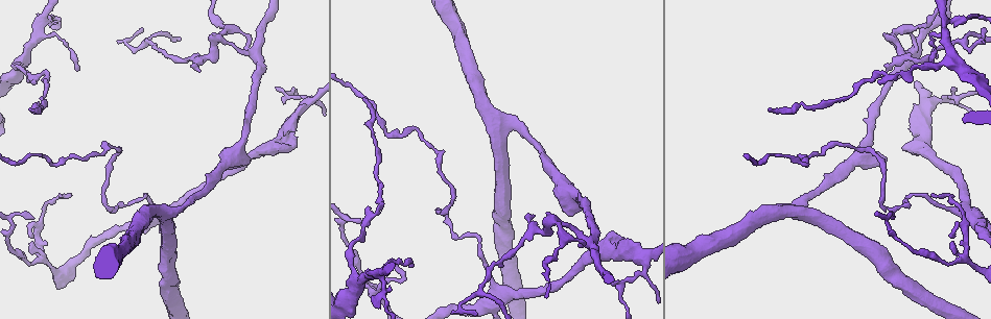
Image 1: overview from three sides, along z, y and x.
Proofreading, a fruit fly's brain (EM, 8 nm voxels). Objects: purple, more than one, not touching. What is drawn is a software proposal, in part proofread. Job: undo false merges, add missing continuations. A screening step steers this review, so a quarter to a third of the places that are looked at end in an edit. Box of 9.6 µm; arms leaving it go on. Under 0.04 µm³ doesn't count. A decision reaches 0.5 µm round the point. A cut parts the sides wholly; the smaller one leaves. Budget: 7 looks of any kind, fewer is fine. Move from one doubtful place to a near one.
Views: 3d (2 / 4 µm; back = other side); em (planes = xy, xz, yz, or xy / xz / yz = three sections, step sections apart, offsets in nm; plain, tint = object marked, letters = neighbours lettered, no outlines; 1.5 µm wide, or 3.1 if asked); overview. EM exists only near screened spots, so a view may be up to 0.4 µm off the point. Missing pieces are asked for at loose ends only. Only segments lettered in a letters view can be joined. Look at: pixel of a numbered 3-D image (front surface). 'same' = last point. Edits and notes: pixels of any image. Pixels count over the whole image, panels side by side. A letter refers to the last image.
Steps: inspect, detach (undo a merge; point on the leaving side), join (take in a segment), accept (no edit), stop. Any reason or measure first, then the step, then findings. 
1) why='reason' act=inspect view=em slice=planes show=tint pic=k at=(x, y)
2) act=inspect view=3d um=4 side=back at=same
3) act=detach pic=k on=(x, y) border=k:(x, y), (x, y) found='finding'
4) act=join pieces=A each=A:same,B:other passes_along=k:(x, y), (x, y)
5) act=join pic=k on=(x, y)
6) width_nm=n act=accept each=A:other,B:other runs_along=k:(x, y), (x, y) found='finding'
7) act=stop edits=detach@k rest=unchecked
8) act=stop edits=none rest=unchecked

act=inspect view=3d um=2 pic=1 at=(410, 266)

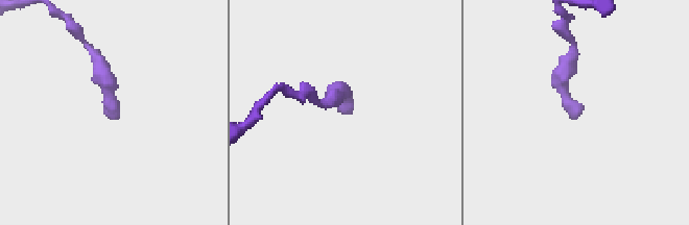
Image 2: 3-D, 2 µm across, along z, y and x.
act=inspect view=em slice=planes show=letters pic=2 at=(345, 105)

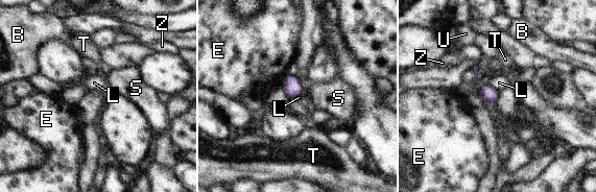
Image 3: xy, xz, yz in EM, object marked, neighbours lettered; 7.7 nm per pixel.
act=accept each=B:other,E:other,L:other,S:other,T:other,U:other,Z:other border=3:(287, 74), (281, 85) found='none of them fits'

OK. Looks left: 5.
why='free end' act=inspect view=em slice=planes show=letters pic=1 at=(887, 69)

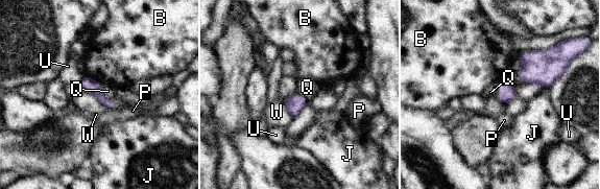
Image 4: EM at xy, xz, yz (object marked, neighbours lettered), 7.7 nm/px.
width_nm=120 act=accept each=B:other,J:other,P:other,Q:other,U:other,W:other border=4:(79, 90), (92, 93), (109, 109) found='none of them fits'

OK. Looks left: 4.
why='thin end' act=inspect view=3d um=2 pic=1 at=(59, 193)

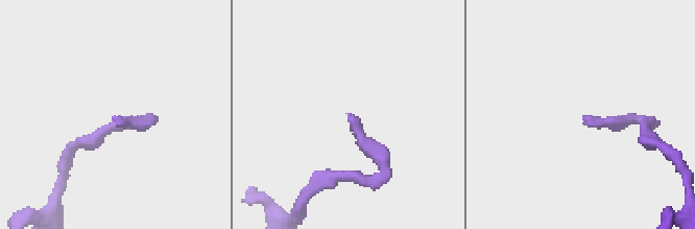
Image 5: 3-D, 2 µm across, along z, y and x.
act=inspect view=em slice=planes show=letters pic=5 at=(113, 116)

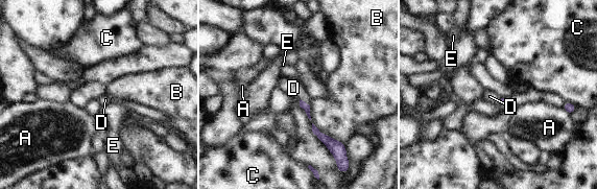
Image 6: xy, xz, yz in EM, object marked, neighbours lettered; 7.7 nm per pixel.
act=join pic=6 on=(293, 88) each=A:other,B:other,C:other,D:same,E:other passes_along=6:(303, 104), (304, 101), (293, 88) found='it goes on there'

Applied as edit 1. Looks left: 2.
act=stop edits=join@6 rest=unchecked

